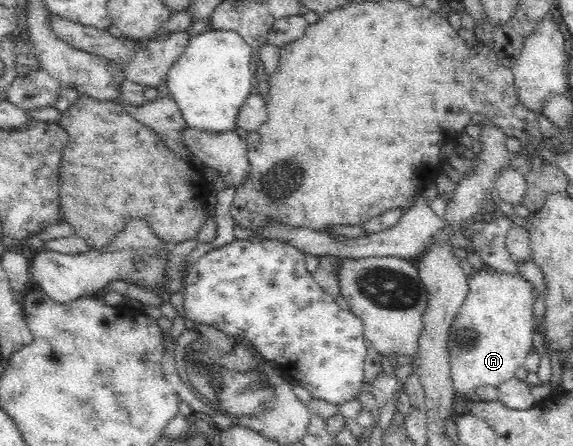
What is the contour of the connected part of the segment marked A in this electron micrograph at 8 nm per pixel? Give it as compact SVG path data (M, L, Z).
M473 270L471 277L467 278L467 283L468 292L451 326L447 347L449 348L449 370L451 370L456 395L469 402L477 399L476 388L487 385L498 388L505 381L513 379L519 367L524 367L525 357L534 348L532 339L535 297L533 296L534 285L520 273Z

